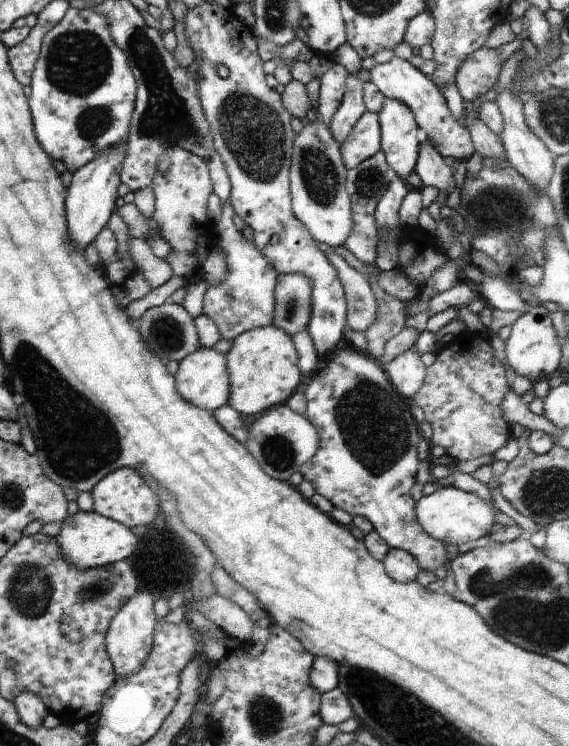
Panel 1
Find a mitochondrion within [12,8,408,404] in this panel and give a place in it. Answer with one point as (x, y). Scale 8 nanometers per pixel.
(78, 62)

